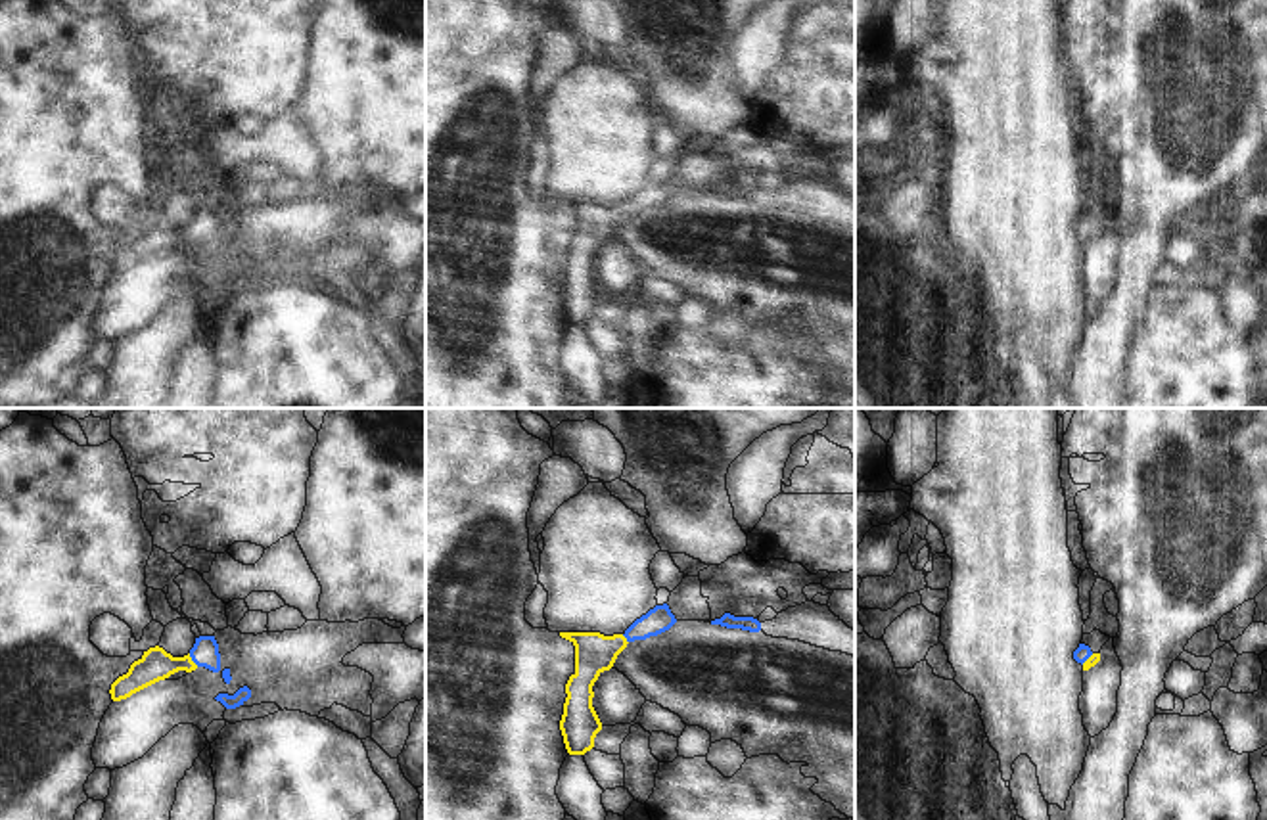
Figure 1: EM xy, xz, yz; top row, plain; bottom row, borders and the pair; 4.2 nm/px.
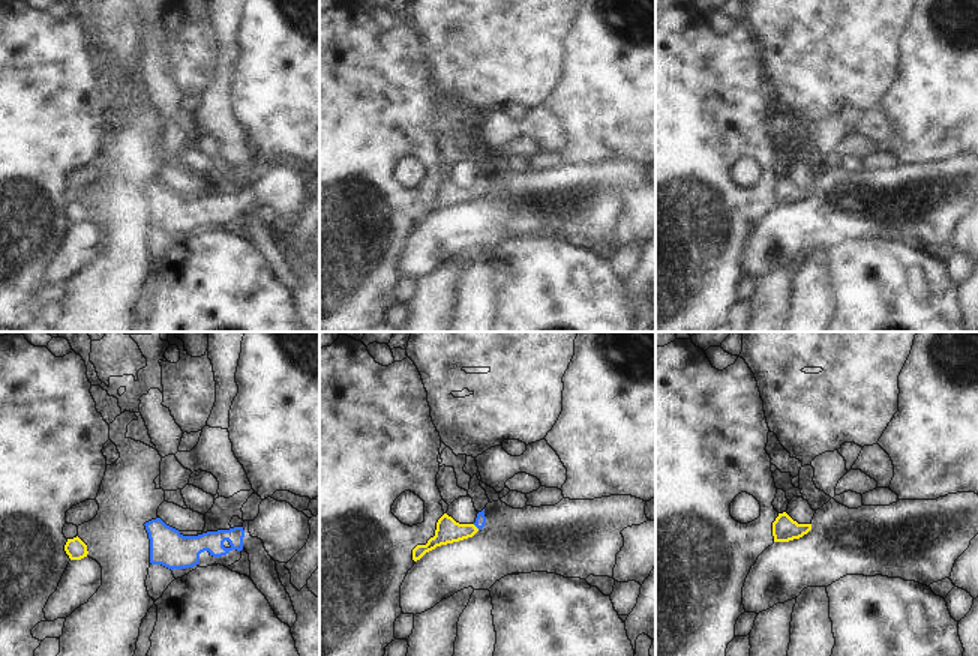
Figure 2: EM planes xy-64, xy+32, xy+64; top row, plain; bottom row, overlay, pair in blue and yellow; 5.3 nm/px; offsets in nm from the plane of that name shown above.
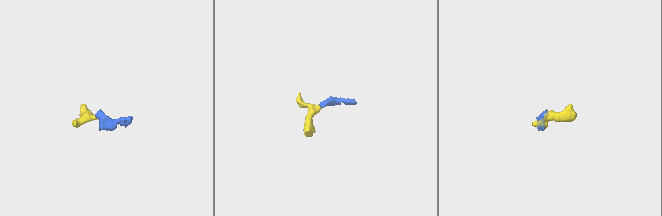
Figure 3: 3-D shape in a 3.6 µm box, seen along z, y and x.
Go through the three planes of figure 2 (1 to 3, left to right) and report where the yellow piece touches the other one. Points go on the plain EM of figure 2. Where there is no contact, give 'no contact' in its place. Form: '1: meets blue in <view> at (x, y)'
1: no contact
2: meets blue in xy+32 at (476, 189)
3: no contact

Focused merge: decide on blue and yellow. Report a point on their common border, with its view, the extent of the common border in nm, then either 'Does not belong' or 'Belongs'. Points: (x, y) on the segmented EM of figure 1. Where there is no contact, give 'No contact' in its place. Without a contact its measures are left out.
Touches blue at xy (192, 660). Shared border 70 nm. Belongs.

